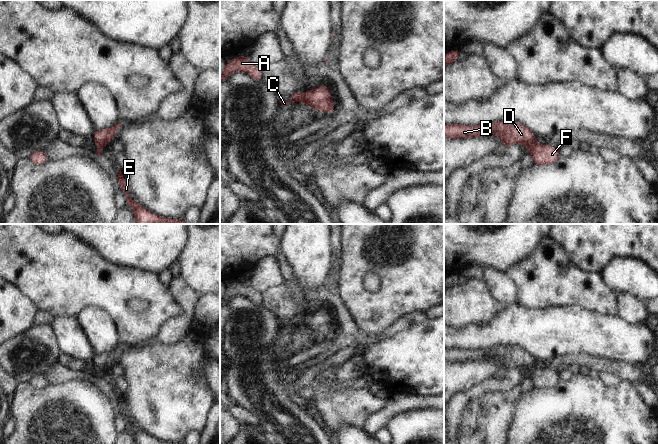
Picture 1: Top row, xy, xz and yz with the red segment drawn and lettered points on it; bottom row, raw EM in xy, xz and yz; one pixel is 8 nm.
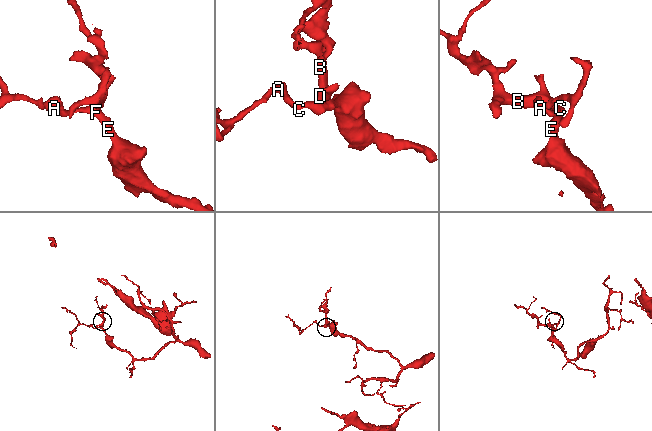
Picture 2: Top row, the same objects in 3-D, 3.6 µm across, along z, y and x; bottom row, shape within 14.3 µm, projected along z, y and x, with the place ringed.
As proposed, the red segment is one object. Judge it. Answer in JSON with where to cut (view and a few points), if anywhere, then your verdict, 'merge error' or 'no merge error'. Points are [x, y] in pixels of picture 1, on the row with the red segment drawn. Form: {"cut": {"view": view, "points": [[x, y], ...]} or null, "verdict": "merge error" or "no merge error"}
{"cut": null, "verdict": "no merge error"}

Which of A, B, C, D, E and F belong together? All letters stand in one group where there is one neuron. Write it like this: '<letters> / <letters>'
A B C D E F

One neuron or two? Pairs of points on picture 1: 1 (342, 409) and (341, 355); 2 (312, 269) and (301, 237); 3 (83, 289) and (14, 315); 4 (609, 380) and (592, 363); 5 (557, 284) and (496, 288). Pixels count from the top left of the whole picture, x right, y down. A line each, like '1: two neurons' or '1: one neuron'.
1: two neurons
2: one neuron
3: two neurons
4: two neurons
5: two neurons

